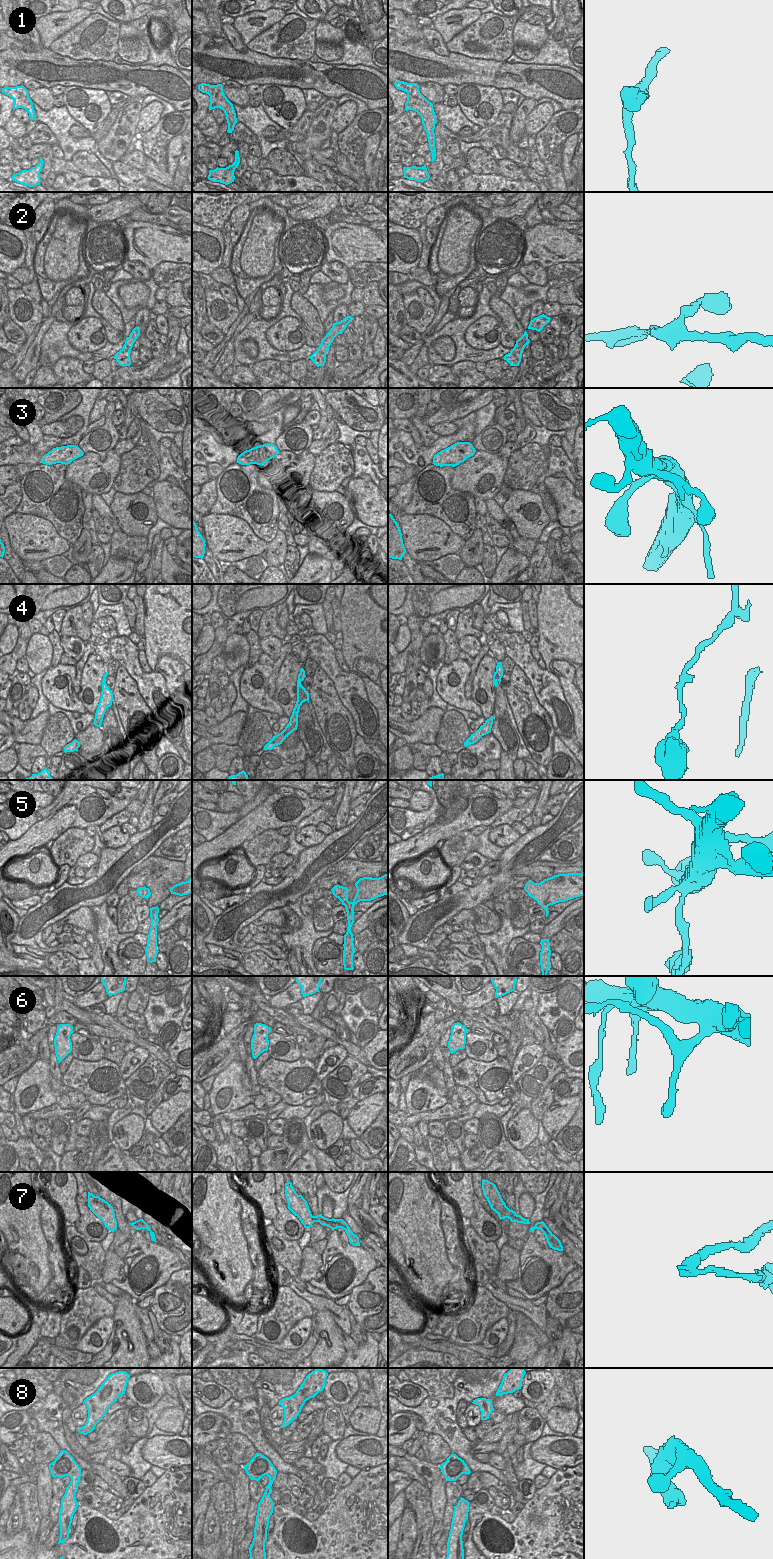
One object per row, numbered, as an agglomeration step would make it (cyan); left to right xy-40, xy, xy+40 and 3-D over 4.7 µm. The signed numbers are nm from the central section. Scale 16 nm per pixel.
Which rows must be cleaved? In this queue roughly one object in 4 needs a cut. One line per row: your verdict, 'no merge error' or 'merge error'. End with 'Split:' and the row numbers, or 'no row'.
1: no merge error
2: no merge error
3: no merge error
4: no merge error
5: no merge error
6: merge error
7: merge error
8: no merge error
Split: 6, 7

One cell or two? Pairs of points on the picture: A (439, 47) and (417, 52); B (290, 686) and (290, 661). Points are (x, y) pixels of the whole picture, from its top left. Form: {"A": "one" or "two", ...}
{"A": "two", "B": "one"}

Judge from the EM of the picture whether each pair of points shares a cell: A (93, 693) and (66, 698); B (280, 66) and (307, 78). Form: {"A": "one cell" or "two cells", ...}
{"A": "two cells", "B": "one cell"}

